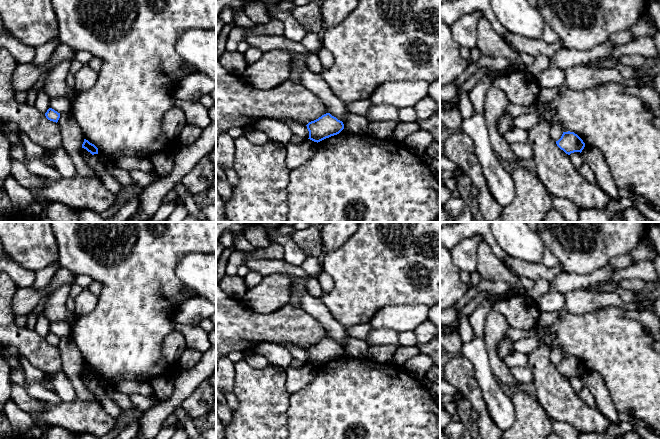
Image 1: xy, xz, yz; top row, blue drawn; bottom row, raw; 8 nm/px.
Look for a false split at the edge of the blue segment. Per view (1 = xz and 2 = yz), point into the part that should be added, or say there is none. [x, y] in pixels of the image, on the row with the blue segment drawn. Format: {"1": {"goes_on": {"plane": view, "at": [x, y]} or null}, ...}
{"1": {"goes_on": null}, "2": {"goes_on": null}}

